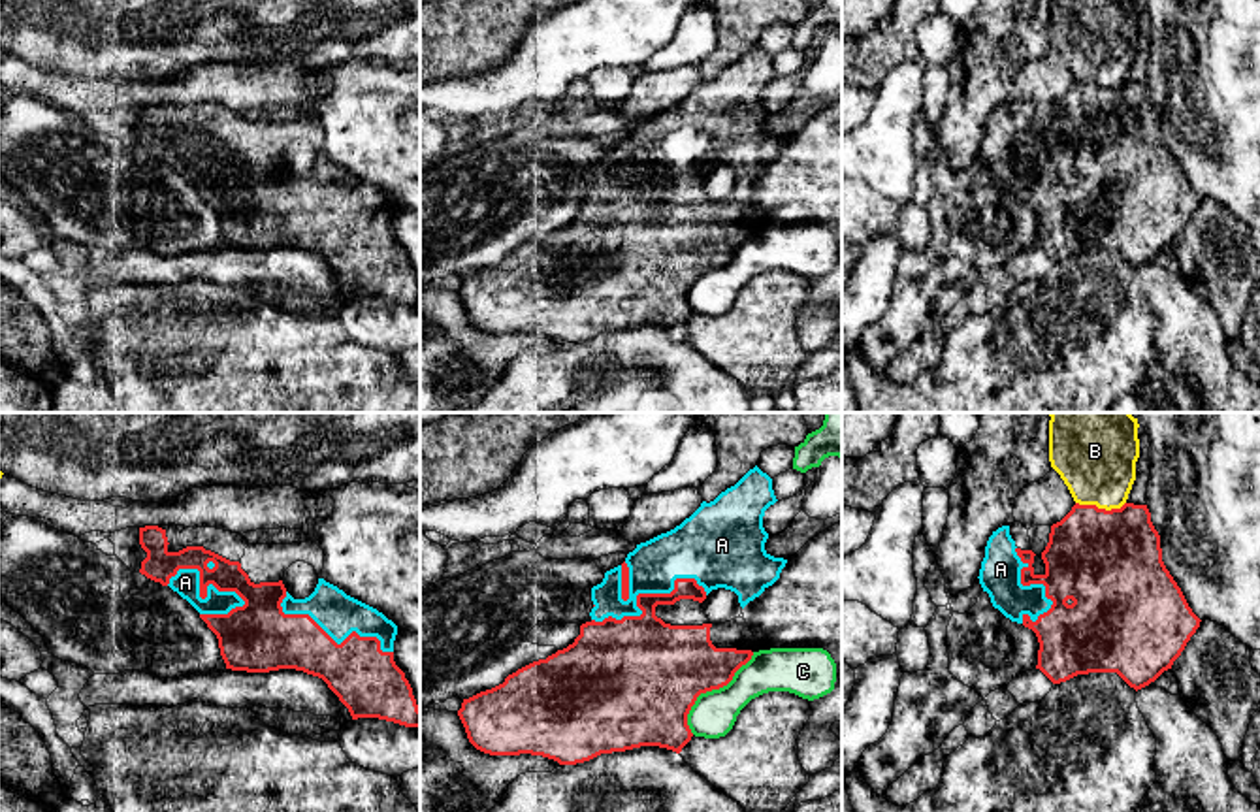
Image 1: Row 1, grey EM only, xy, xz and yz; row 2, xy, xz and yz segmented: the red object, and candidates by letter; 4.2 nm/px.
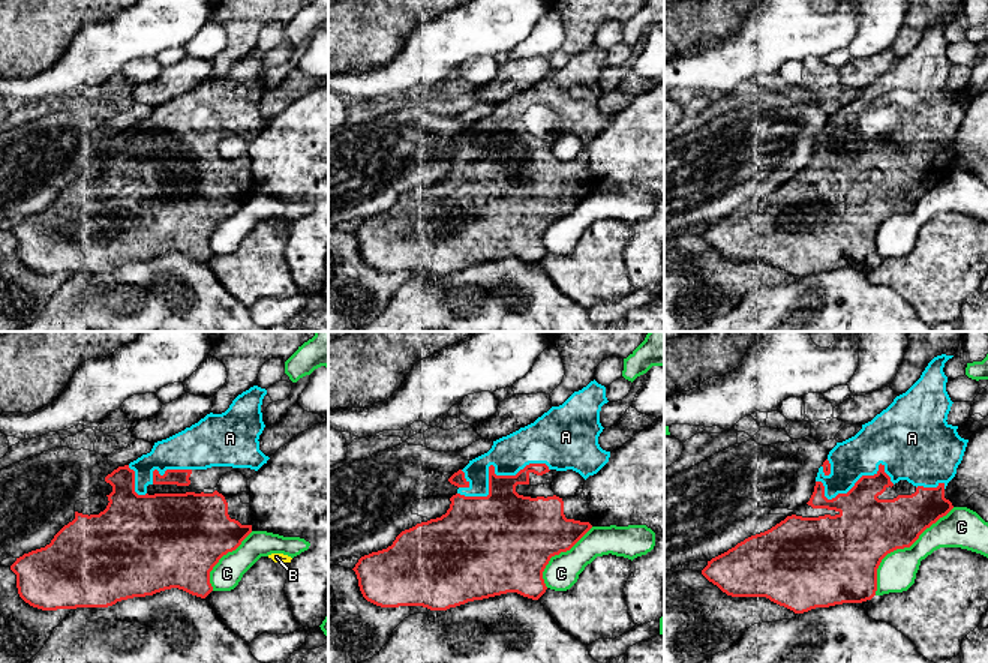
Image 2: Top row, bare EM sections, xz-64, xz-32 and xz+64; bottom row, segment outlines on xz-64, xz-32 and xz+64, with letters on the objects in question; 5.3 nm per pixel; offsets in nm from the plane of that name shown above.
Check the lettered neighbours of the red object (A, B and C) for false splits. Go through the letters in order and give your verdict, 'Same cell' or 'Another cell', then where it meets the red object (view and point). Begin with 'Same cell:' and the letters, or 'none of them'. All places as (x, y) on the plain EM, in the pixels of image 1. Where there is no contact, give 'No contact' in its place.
Same cell: A
A: Same cell. Touches red at xy (200, 172)
B: Another cell. Touches red at yz (1100, 87)
C: Another cell. Touches red at xz (709, 268)

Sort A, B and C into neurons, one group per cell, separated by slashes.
A / B / C

